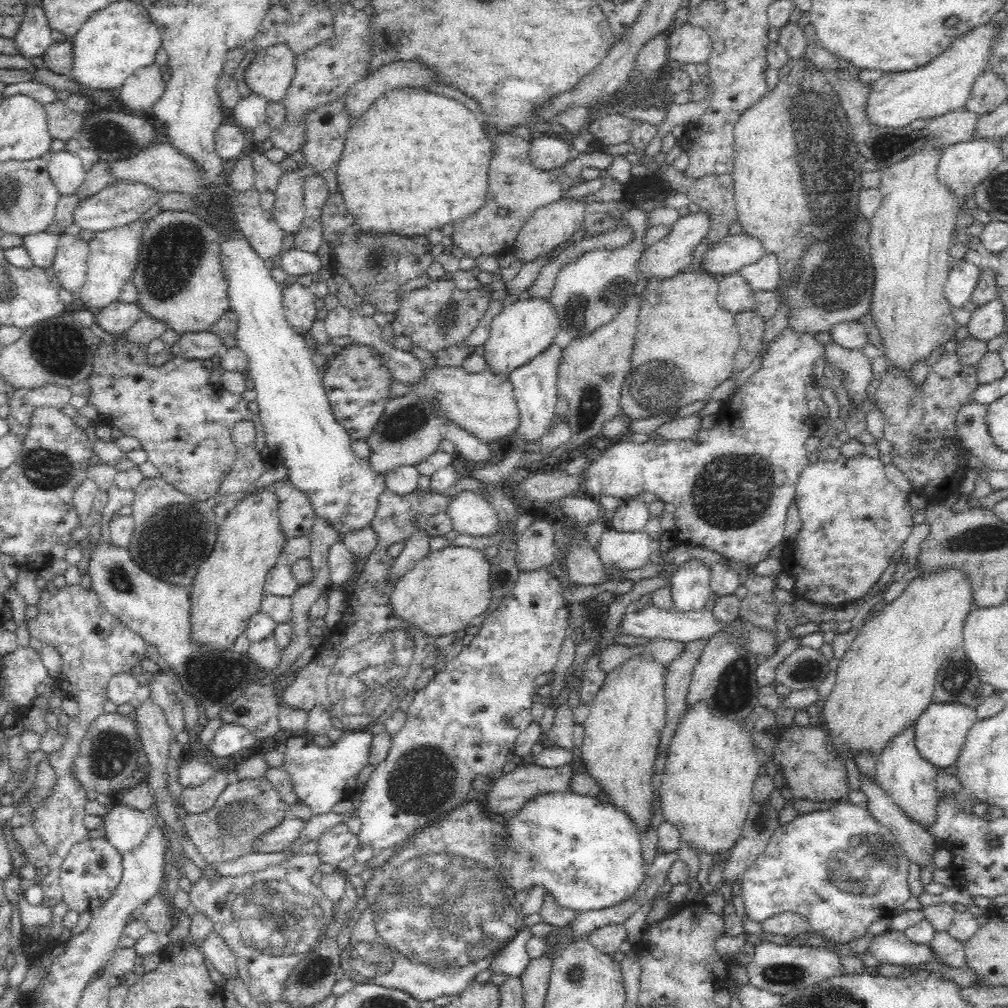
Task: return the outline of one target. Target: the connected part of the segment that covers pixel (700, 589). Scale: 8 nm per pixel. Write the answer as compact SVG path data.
M698 559L679 564L671 576L671 595L674 609L678 611L700 611L712 592L710 588L711 567Z

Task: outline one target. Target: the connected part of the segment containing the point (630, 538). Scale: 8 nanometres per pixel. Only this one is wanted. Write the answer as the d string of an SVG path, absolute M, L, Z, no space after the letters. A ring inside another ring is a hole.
M606 528L599 539L597 553L606 571L609 565L622 571L636 570L648 564L656 546L657 541L643 530L627 533Z

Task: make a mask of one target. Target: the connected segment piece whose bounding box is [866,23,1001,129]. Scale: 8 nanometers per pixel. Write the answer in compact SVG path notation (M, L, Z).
M984 24L956 38L932 62L904 72L885 72L873 84L866 106L868 119L876 126L900 128L918 120L934 118L963 109L976 78L989 68L992 45L1001 30L1000 25Z

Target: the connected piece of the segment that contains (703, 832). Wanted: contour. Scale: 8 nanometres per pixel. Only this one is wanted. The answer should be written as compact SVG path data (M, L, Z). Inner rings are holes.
M699 702L681 716L667 750L662 784L658 789L662 813L681 834L696 854L710 855L730 852L736 846L744 826L748 809L753 803L753 786L760 775L761 763L751 735L737 720L716 717L708 703Z

